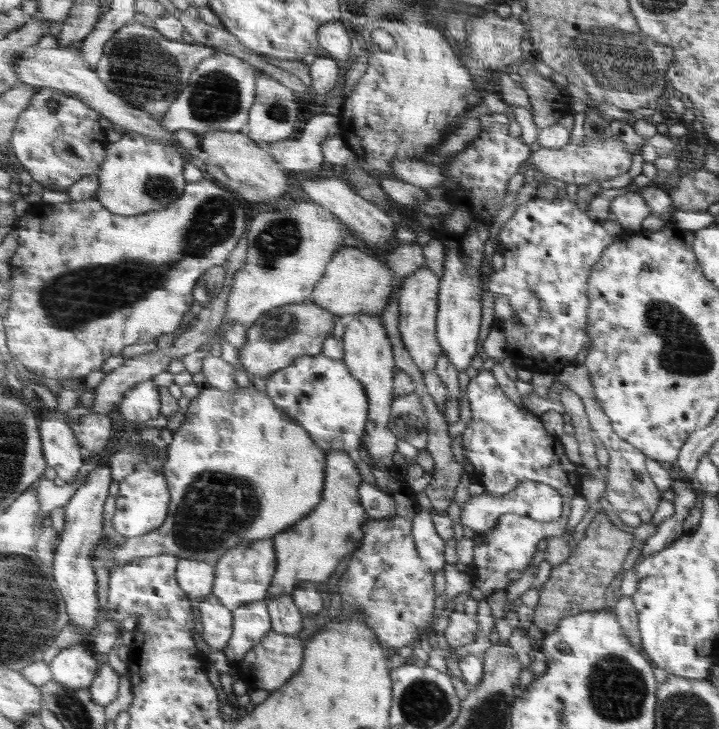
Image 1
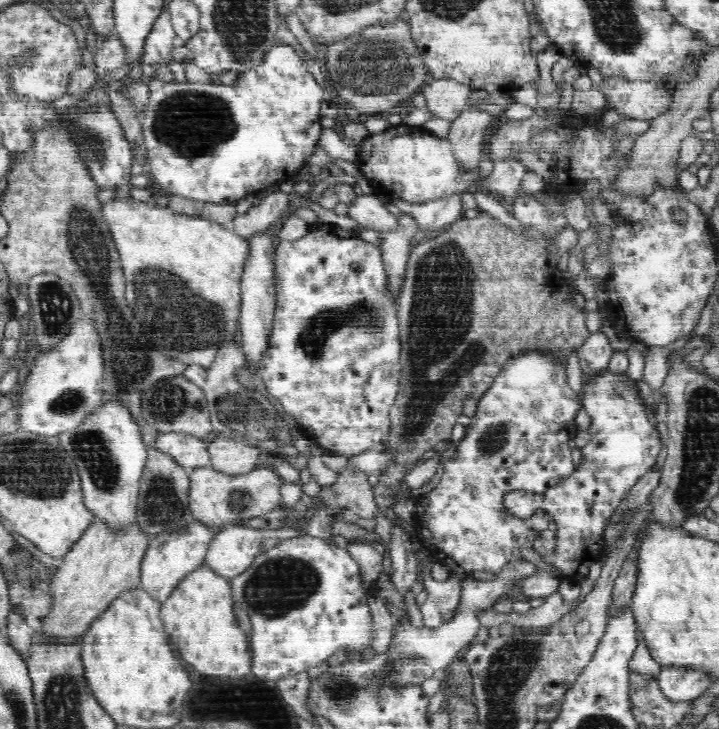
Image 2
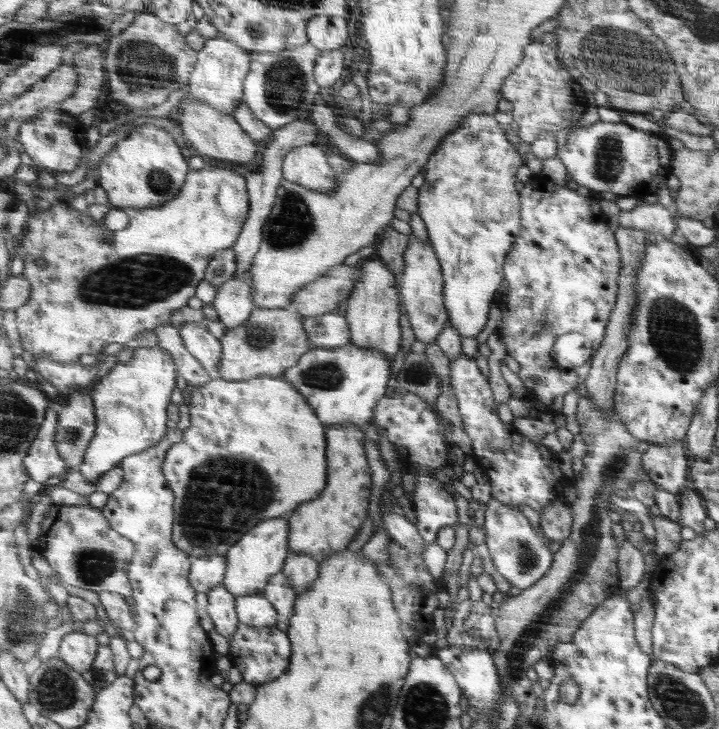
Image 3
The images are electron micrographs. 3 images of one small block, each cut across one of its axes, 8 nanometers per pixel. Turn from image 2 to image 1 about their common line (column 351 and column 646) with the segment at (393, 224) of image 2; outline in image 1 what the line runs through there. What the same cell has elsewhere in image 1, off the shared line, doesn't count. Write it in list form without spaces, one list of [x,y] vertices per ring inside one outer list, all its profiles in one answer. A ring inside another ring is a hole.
[[[625,193],[612,198],[610,211],[616,215],[621,228],[632,233],[642,230],[642,222],[651,214],[646,200],[639,193]]]

